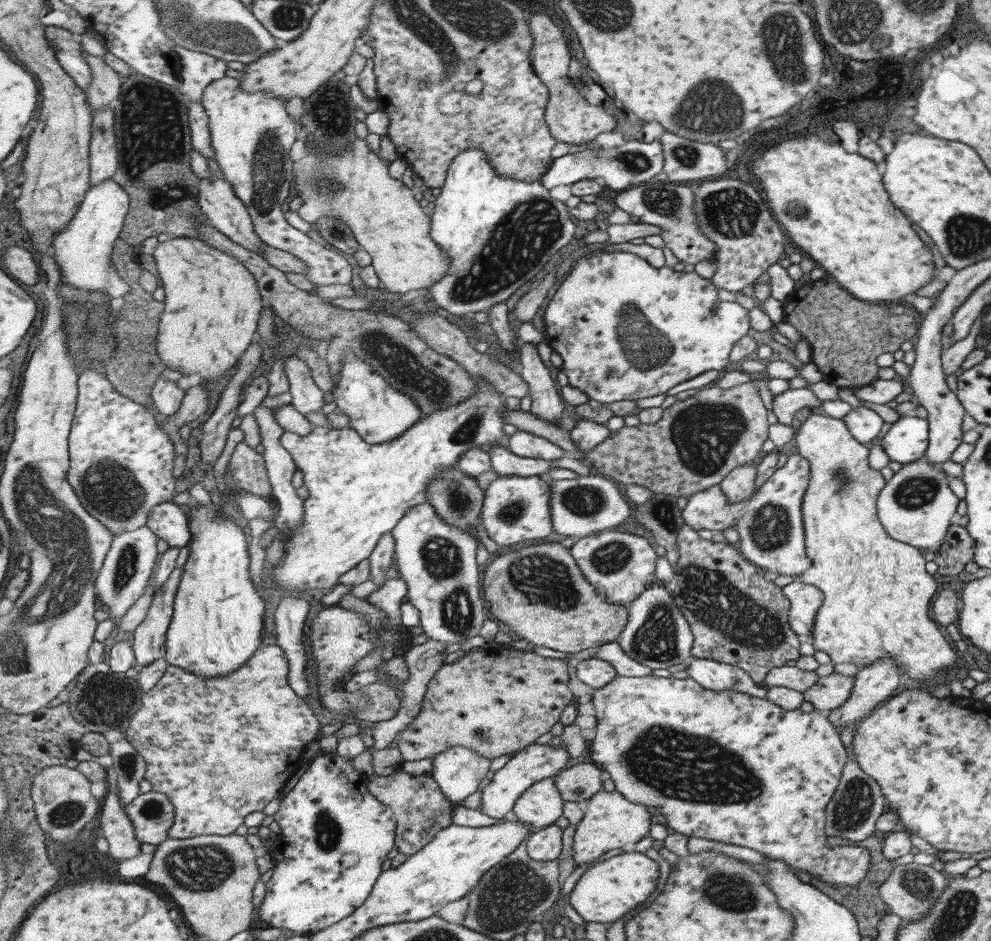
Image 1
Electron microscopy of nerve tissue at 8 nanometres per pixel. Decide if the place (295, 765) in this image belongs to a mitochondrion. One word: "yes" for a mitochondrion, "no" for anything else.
no

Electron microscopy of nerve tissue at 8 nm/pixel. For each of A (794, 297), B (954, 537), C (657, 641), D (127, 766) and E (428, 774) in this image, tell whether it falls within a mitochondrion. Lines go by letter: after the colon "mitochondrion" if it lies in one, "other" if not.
A: other
B: other
C: mitochondrion
D: mitochondrion
E: other

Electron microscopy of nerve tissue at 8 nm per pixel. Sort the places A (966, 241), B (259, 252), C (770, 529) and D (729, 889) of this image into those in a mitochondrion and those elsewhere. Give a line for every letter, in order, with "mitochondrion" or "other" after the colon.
A: mitochondrion
B: other
C: mitochondrion
D: mitochondrion

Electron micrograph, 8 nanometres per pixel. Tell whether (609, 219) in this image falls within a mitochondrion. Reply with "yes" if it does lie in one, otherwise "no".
no

